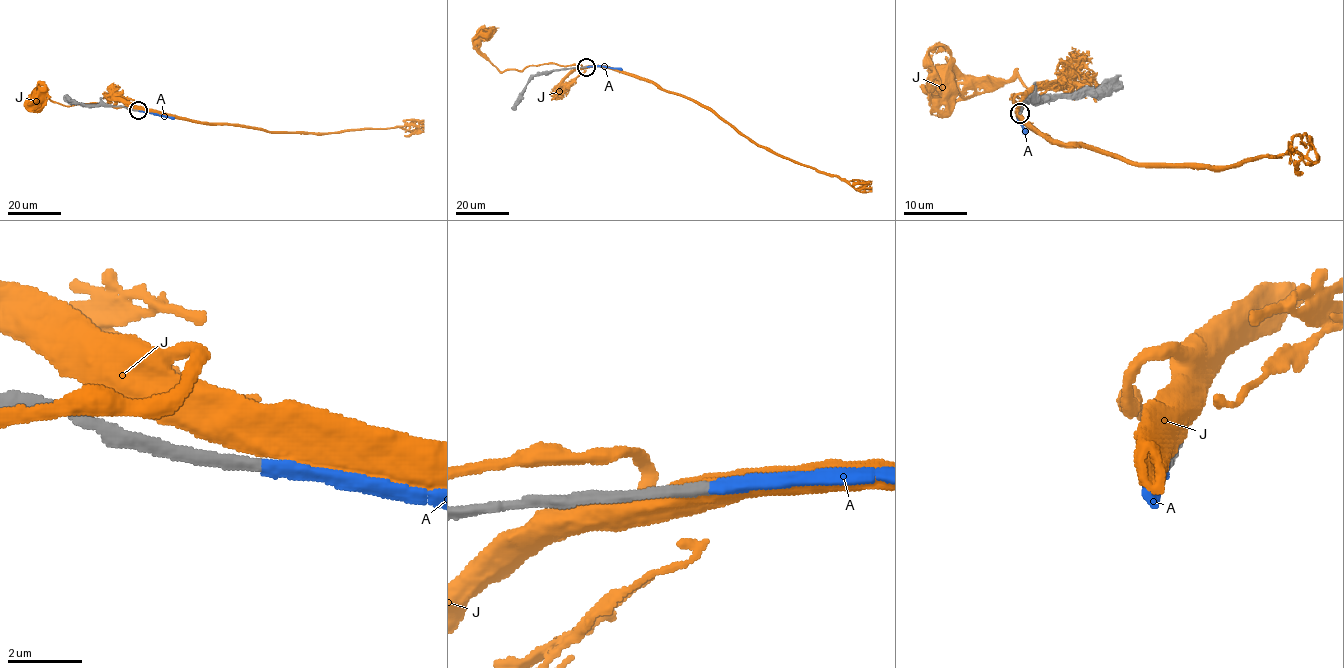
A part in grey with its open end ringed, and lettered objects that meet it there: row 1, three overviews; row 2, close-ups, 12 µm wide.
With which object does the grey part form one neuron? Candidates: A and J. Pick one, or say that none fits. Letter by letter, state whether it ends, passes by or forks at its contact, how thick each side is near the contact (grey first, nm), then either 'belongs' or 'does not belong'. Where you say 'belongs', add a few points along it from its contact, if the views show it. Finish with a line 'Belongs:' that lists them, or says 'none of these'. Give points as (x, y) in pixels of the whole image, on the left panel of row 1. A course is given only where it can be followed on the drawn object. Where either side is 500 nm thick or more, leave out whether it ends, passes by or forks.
A: it ends there; 340 nm thick on the grey side, 380 nm on the other; belongs; it runs (138, 110), (174, 119)
J: 360 nm thick on the grey side, 750 nm on the other; does not belong
Belongs: A

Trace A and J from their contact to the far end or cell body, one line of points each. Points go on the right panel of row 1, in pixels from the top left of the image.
A: (1019, 113), (1026, 133)
J: (1019, 111), (1022, 95), (1018, 106), (1013, 95), (1029, 101), (1032, 92), (1018, 77), (955, 77), (946, 84)

